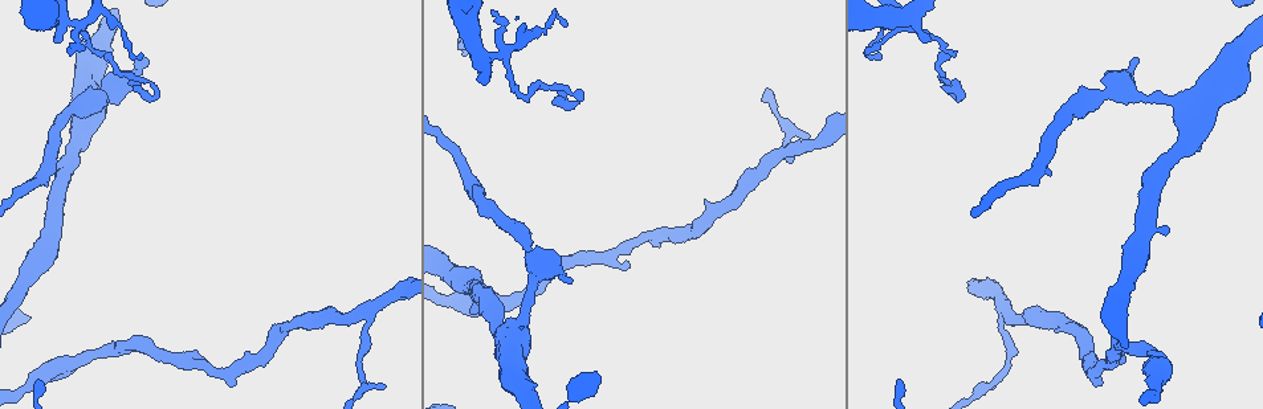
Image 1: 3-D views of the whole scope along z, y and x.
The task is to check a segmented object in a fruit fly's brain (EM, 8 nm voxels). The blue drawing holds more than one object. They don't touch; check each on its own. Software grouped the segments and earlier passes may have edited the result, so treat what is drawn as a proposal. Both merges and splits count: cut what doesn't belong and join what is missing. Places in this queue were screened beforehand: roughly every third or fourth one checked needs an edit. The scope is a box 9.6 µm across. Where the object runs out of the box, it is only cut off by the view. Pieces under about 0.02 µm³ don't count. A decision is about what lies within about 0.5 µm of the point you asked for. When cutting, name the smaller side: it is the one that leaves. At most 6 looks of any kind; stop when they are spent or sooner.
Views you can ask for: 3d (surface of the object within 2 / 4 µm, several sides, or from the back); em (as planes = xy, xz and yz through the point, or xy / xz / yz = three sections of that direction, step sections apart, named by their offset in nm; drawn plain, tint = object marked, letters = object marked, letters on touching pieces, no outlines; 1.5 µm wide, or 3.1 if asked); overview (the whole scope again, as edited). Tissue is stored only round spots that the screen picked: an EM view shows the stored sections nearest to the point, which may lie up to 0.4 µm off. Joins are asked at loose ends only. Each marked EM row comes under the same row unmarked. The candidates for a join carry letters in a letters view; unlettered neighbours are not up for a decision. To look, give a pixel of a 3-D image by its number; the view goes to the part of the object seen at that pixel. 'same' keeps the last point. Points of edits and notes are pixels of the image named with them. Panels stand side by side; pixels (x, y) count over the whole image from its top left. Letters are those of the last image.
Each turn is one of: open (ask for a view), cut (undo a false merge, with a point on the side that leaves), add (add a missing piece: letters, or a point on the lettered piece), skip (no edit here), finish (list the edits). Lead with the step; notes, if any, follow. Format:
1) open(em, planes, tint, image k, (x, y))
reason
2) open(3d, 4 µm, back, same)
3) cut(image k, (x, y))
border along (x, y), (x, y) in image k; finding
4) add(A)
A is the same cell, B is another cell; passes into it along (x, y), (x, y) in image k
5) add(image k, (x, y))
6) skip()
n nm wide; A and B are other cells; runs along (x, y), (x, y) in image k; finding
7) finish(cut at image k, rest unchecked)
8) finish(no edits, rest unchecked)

open(em, xy, step 8, tint, image 1, (989, 385))
tapers out

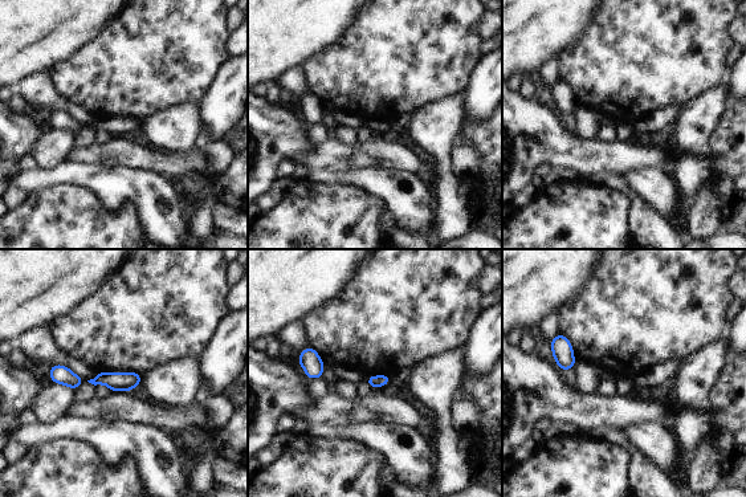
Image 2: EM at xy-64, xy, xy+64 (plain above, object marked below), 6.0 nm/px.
open(em, planes, letters, same)
cut it another way

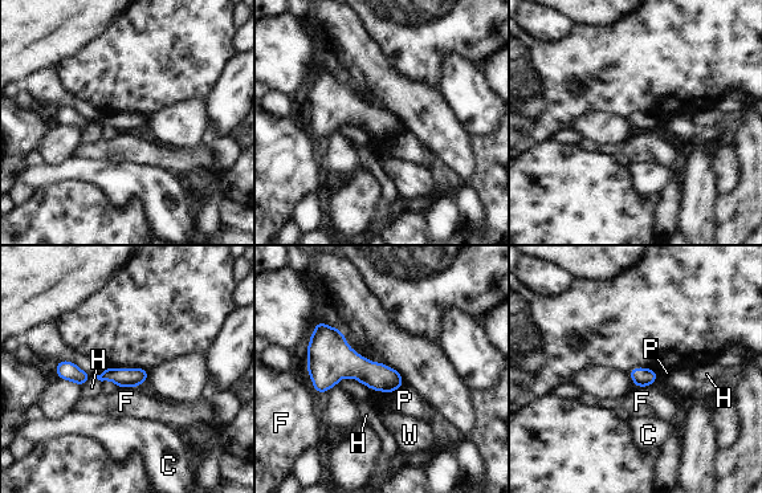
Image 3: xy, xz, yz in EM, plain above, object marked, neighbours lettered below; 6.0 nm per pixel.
skip()
C, F, H, P and W are other cells; border along (102, 381), (111, 381), (118, 387) in image 3; no lettered piece goes on from it

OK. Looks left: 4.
open(em, planes, tint, image 1, (581, 92))
thin end

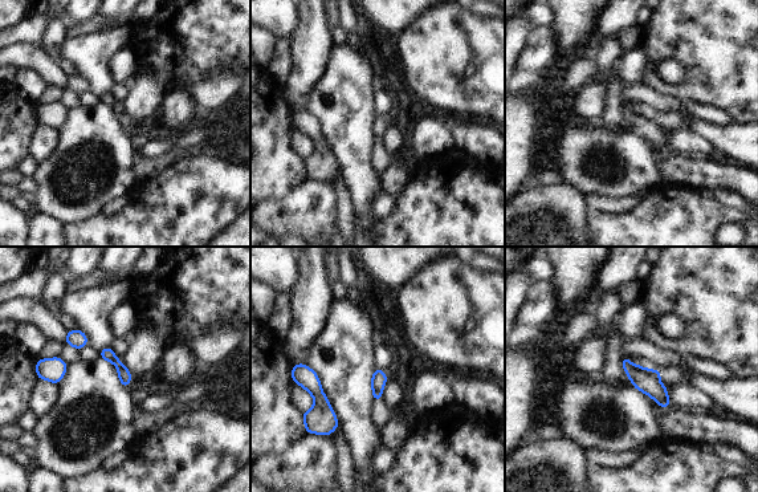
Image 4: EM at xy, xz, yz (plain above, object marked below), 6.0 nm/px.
open(em, planes, letters, same)
what lies round it

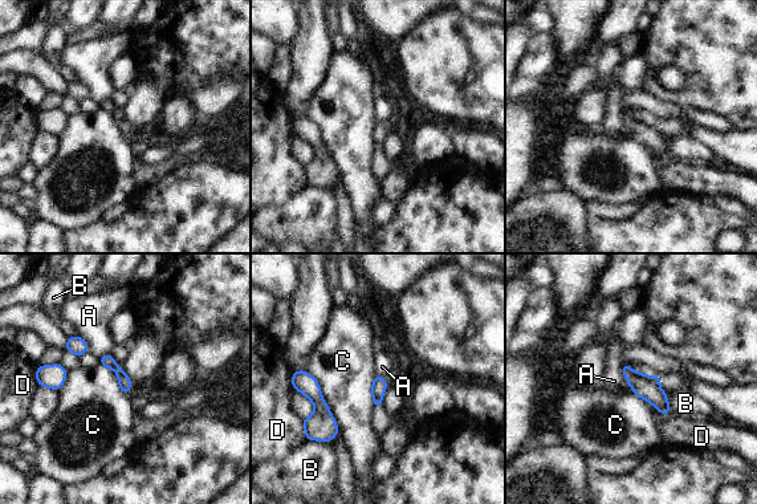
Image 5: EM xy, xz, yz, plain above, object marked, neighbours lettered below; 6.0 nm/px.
skip()
A, B, C and D are other cells; border along (304, 370), (318, 383), (340, 431) in image 5; no lettered piece goes on from it

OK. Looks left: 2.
open(em, yz, step 4, letters, image 1, (54, 42))
thick end

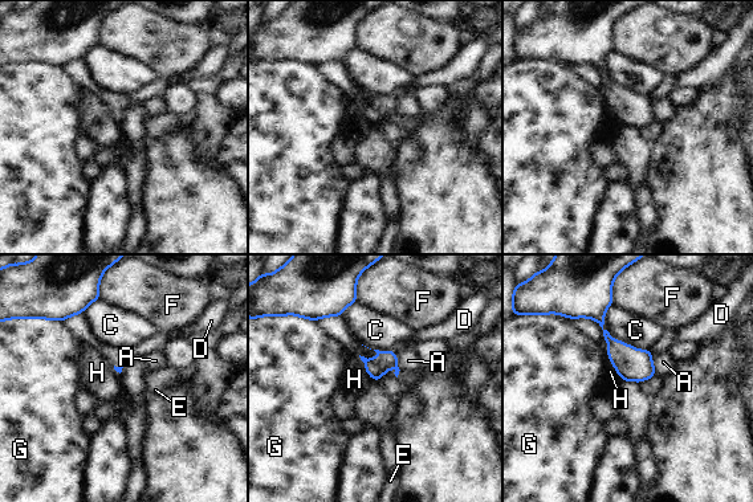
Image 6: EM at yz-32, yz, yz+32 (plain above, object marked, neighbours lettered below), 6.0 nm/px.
open(em, planes, letters, same)
another direction

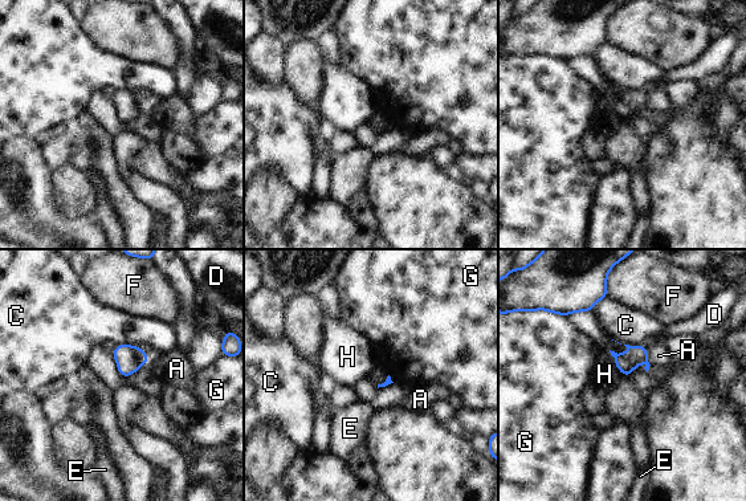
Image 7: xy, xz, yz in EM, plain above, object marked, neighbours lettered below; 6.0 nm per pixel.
add(E)
E is the same cell, A, C, D, F, G and H are other cells; passes into it along (638, 354), (648, 369), (661, 374) in image 7; it goes on there

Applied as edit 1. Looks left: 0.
finish(add at image 7, rest unchecked)

